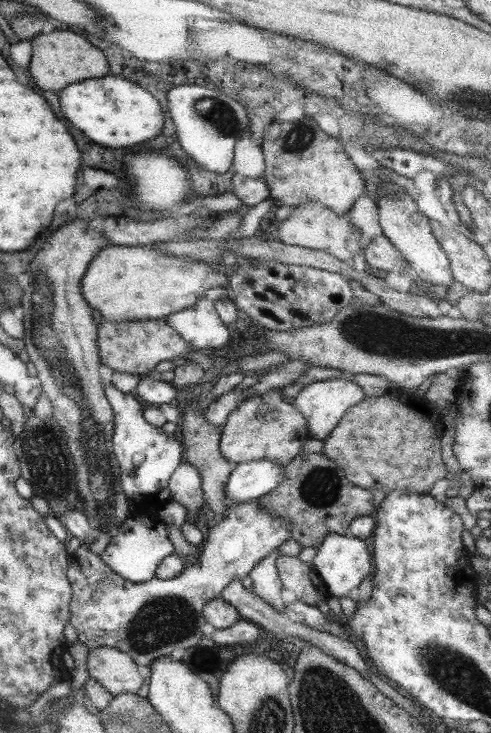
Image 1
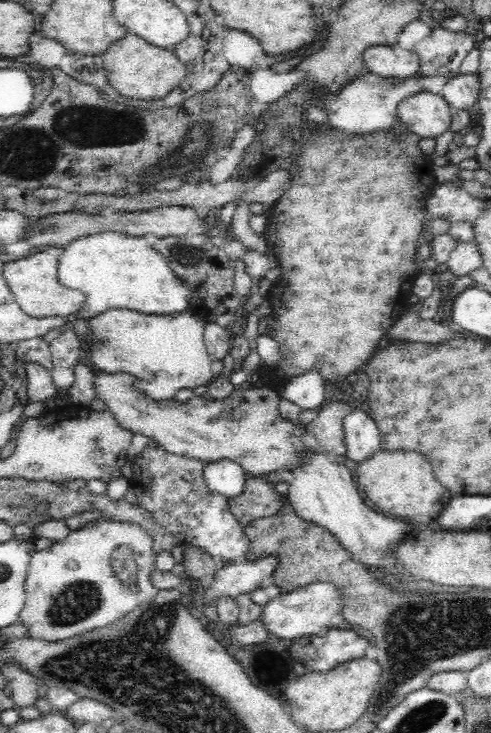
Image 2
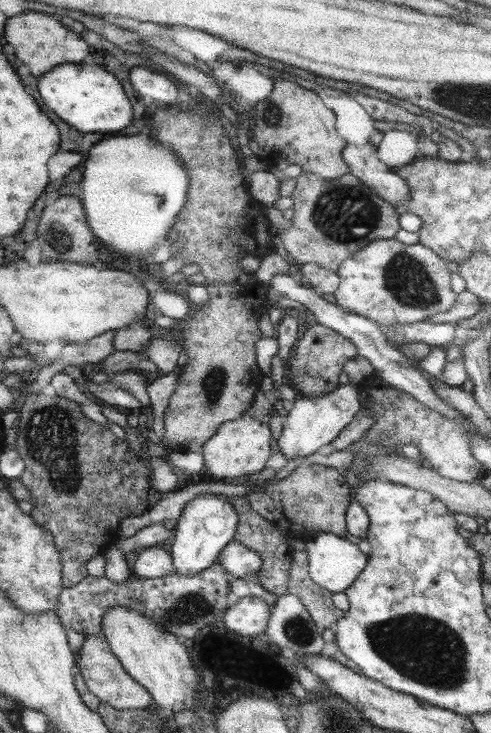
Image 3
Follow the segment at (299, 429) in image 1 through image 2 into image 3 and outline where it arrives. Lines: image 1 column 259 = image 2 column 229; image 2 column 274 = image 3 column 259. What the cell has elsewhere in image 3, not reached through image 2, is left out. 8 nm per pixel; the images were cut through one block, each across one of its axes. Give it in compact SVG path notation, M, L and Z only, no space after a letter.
M263 392L256 393L251 408L237 420L219 426L217 433L208 438L201 446L203 464L210 477L219 479L237 478L259 472L269 456L269 412L274 409L265 400Z

